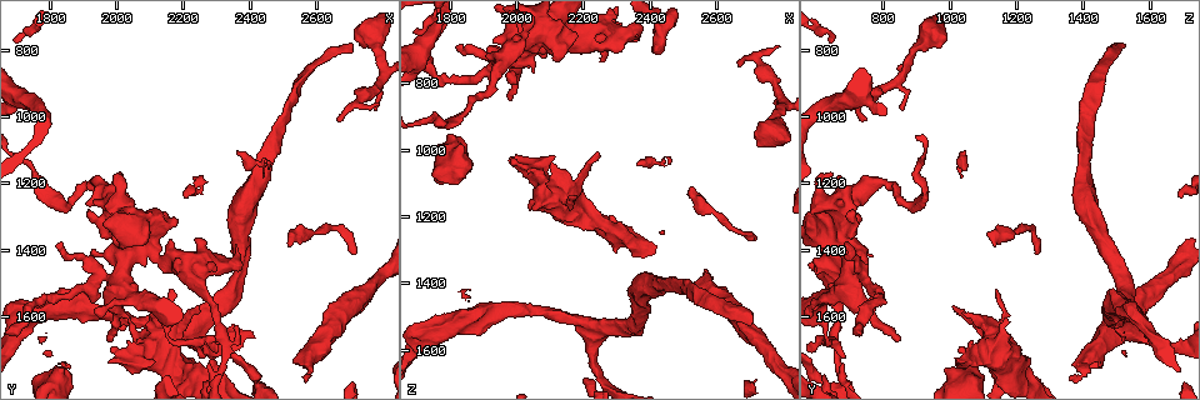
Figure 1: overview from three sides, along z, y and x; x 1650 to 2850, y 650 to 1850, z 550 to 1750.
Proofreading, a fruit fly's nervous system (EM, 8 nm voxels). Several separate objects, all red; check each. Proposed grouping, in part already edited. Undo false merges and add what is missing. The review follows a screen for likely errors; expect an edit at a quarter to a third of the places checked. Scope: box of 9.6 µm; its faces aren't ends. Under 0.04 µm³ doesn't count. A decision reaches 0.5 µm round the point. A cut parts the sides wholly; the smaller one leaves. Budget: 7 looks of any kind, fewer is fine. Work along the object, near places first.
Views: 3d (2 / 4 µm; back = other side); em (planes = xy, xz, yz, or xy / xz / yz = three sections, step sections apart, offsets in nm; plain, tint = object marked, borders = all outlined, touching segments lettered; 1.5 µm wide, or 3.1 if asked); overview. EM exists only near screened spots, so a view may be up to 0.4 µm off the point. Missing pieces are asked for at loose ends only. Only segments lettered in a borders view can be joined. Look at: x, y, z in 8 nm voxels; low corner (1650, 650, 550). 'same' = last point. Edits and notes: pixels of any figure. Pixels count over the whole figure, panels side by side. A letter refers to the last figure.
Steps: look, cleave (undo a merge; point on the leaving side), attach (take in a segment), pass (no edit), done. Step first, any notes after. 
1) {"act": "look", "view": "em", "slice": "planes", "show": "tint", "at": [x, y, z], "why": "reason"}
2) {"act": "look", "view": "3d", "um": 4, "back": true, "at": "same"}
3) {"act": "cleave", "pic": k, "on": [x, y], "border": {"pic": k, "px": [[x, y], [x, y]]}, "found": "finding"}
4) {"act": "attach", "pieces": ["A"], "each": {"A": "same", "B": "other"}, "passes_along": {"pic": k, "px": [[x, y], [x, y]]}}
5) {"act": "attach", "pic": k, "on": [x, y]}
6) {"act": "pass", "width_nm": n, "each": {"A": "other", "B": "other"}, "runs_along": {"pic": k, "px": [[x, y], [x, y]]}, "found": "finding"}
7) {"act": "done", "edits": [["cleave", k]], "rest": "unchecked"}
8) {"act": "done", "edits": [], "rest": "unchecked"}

{"act": "look", "view": "3d", "um": 2, "at": [2160, 1520, 1140]}

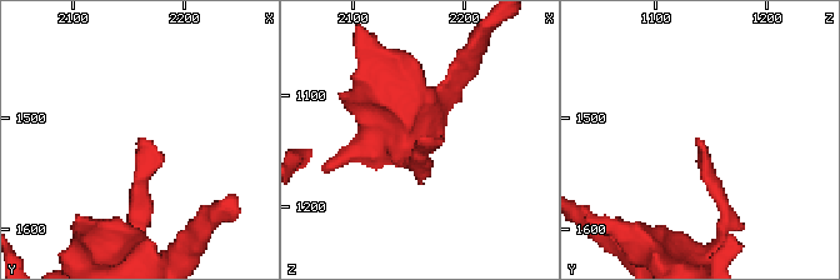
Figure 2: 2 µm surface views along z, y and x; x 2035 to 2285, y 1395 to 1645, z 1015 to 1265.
{"act": "look", "view": "em", "slice": "planes", "show": "borders", "at": [2164, 1522, 1134], "why": "shape alone is not enough"}

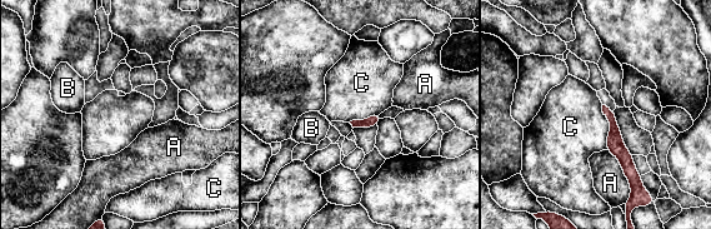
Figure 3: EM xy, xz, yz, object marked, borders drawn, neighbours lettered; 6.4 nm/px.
{"act": "pass", "each": {"A": "other", "B": "other", "C": "other"}, "runs_along": {"pic": 3, "px": [[606, 110], [631, 178]]}, "found": "none of them fits"}

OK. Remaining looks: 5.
{"act": "look", "view": "em", "slice": "xy", "step": 8, "show": "tint", "at": [1990, 1700, 1020], "why": "thick end"}

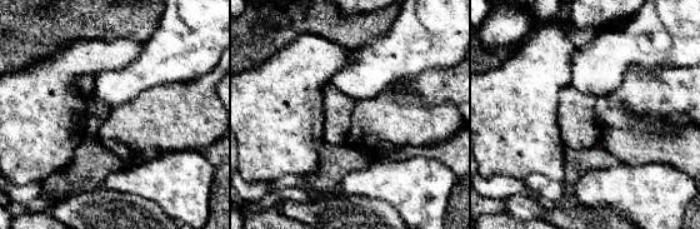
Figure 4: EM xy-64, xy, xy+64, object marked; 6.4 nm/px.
{"act": "look", "view": "em", "slice": "planes", "show": "borders", "at": "same"}

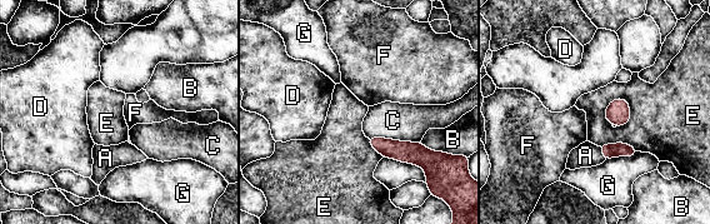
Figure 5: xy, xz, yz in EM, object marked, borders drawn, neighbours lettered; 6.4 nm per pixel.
{"act": "attach", "pieces": ["A"], "longest_contact_nm": ["C", 340], "each": {"A": "same", "B": "other", "C": "other", "D": "other", "E": "other", "F": "other", "G": "other"}, "passes_along": {"pic": 5, "px": [[620, 149], [601, 152], [585, 155]]}, "found": "it goes on there"}

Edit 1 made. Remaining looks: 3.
{"act": "look", "view": "overview", "why": "redraw"}

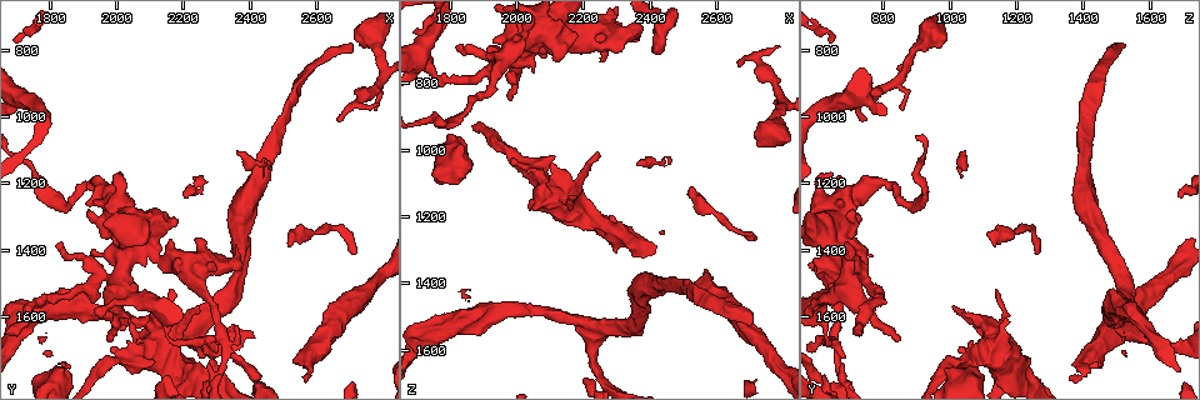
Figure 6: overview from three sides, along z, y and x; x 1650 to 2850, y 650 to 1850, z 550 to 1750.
{"act": "look", "view": "em", "slice": "xy", "step": 8, "show": "tint", "at": [2670, 1010, 750], "why": "thin end"}

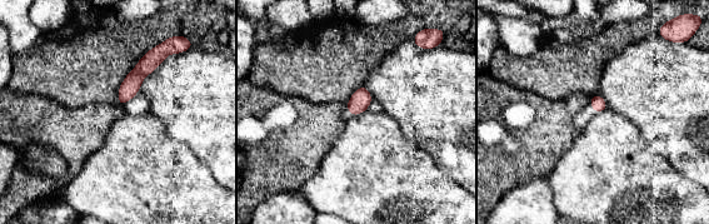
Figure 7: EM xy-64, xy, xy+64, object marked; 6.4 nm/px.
{"act": "look", "view": "em", "slice": "planes", "show": "borders", "at": "same"}

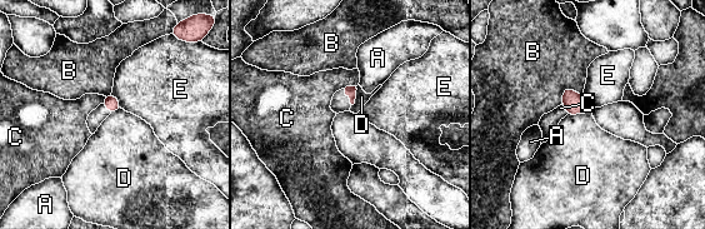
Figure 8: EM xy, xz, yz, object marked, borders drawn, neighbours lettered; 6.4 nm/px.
{"act": "pass", "width_nm": 80, "each": {"A": "other", "B": "other", "C": "other", "D": "other", "E": "other"}, "found": "none of them fits"}

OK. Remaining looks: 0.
{"act": "done", "edits": [["attach", 5]], "rest": "unchecked"}

